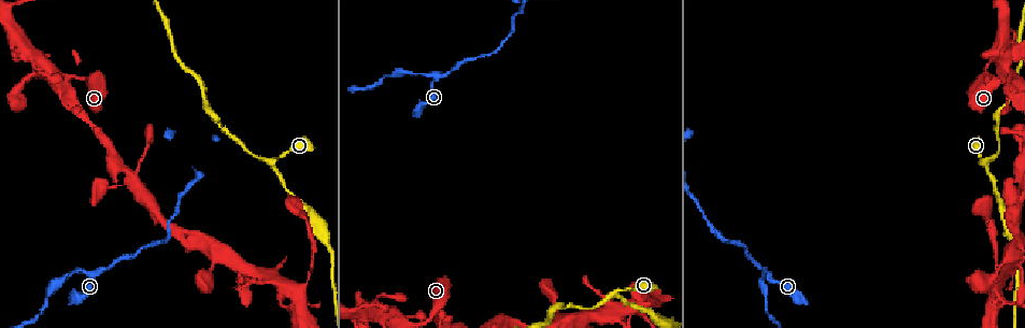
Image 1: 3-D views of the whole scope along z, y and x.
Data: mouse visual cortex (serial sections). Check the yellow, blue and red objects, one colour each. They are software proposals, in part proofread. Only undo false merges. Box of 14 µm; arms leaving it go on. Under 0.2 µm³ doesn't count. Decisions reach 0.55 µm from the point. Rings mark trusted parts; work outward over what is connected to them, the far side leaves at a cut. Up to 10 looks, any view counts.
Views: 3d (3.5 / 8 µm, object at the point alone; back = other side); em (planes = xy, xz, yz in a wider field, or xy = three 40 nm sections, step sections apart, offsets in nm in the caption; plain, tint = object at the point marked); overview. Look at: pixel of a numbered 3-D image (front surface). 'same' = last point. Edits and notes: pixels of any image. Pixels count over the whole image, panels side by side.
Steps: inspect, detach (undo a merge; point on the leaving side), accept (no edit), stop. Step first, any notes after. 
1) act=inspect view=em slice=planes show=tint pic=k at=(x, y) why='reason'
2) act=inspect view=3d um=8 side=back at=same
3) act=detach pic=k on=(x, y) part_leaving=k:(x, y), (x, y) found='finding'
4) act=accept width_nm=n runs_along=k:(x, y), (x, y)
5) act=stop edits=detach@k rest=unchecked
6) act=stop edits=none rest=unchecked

act=inspect view=3d um=8 pic=1 at=(77, 271) why='thick turns thin'

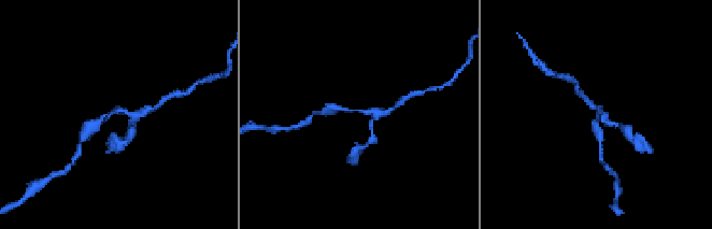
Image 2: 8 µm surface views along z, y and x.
act=inspect view=3d um=3.5 pic=2 at=(113, 113)

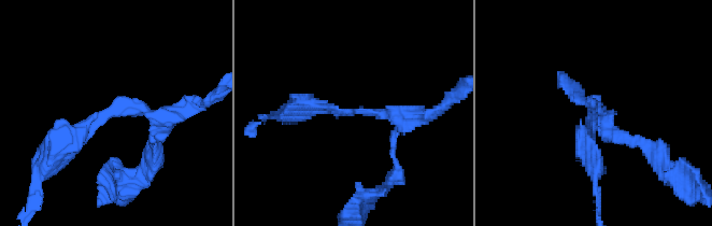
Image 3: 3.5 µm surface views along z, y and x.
act=inspect view=em slice=planes show=tint pic=3 at=(357, 113) arm_widths_nm=200,200 why='shape alone is not enough'

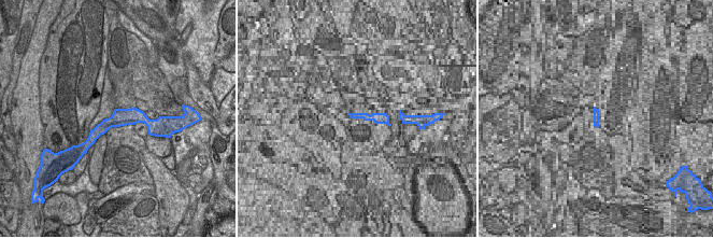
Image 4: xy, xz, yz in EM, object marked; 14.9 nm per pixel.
act=accept width_nm=260 runs_along=4:(150, 125), (119, 117), (90, 139) found='continuous, no second cell'

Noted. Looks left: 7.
act=inspect view=3d um=3.5 side=back pic=1 at=(386, 76)

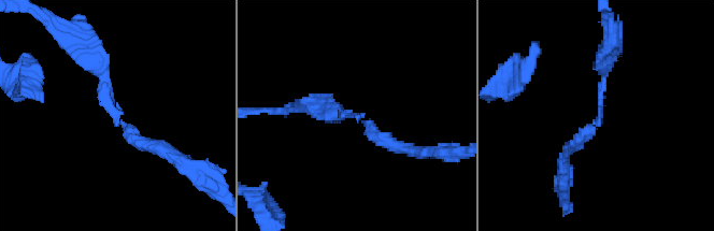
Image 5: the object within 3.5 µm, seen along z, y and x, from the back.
act=inspect view=em slice=xy step=5 show=tint pic=5 at=(601, 104)

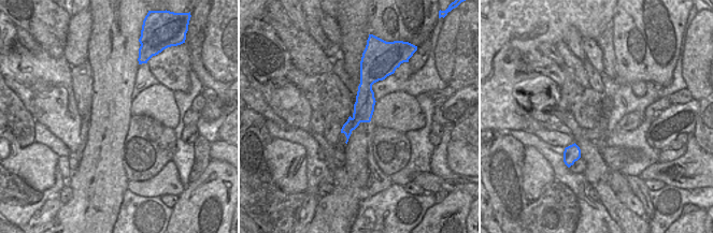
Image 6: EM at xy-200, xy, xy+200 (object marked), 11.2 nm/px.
act=accept arm_widths_nm=200,300 runs_along=5:(76, 41), (132, 136), (156, 146) found='all the same cell'

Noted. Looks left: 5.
act=inspect view=3d um=3.5 pic=1 at=(1009, 258) why='four-way junction'

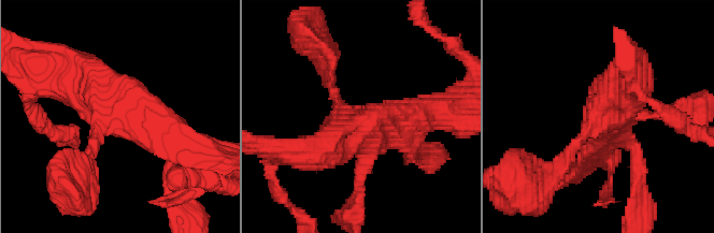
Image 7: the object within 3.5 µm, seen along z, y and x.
act=inspect view=em slice=xy step=3 show=tint pic=7 at=(597, 123) arms=4 arm_widths_nm=150,200,500,600 why='need the tissue'

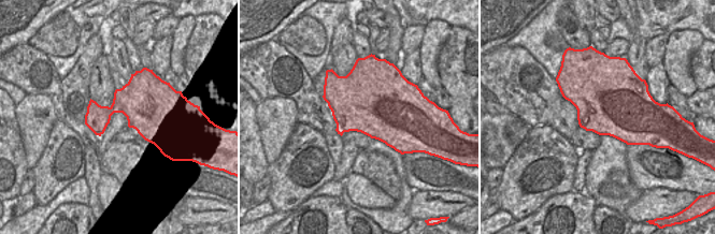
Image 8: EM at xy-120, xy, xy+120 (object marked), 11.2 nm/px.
act=accept width_nm=750 runs_along=7:(68, 82), (183, 142) found='continuous, no second cell'

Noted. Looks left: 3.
act=inspect view=3d um=3.5 pic=1 at=(298, 288)

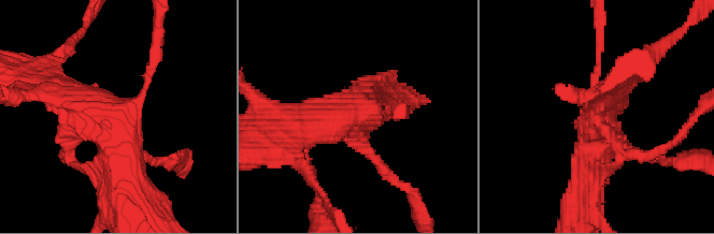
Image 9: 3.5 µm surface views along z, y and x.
act=inspect view=em slice=xy step=1 show=tint pic=9 at=(362, 112)

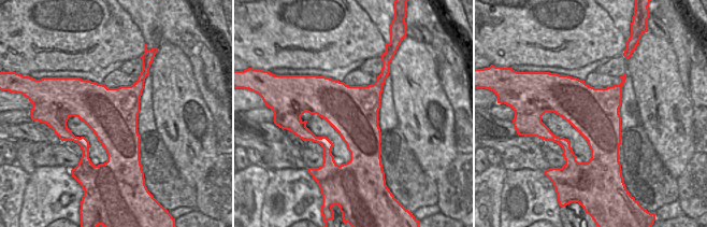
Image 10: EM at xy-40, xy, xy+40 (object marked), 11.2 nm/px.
act=accept runs_along=9:(60, 88), (124, 115), (127, 184) found='continuous, no second cell'

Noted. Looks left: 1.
act=stop edits=none rest=unchecked

